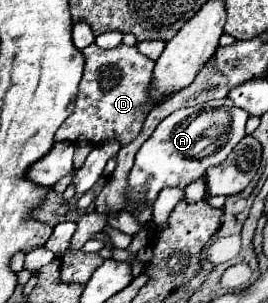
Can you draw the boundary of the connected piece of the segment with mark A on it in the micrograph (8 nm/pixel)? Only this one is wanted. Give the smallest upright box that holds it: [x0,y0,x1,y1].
[127,97,249,225]

